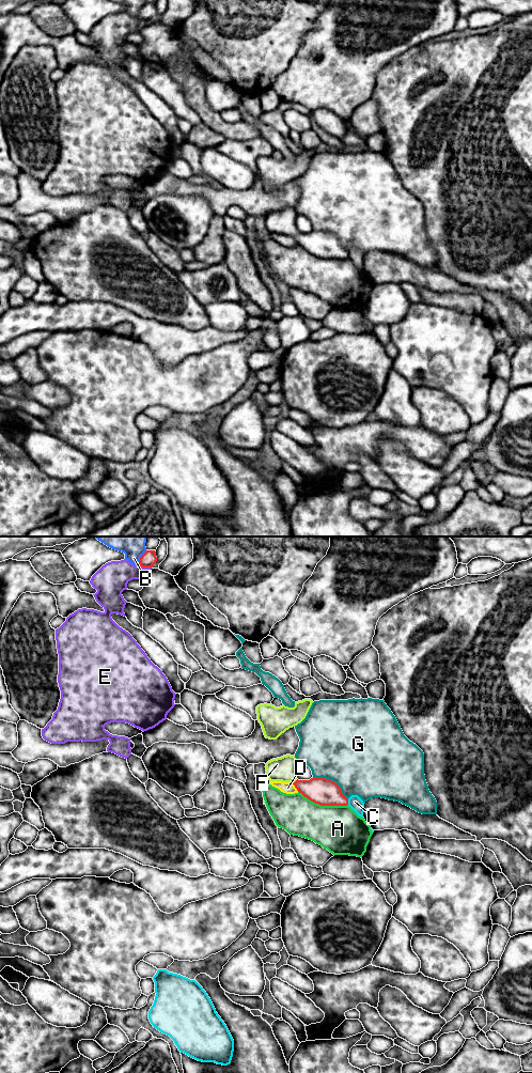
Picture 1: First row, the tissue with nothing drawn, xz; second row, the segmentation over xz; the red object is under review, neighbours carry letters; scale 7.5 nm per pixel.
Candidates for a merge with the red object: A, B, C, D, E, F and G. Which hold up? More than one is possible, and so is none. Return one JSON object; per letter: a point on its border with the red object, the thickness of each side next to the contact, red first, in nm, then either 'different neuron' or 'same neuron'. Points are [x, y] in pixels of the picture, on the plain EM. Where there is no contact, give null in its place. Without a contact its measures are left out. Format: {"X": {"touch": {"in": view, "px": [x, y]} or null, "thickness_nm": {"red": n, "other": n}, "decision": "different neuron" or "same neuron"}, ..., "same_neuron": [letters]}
{"A": {"touch": {"in": "xz", "px": [323, 258]}, "thickness_nm": {"red": 200, "other": 360}, "decision": "different neuron"}, "B": {"touch": {"in": "xz", "px": [140, 11]}, "thickness_nm": {"red": 110, "other": 110}, "decision": "different neuron"}, "C": {"touch": {"in": "xz", "px": [347, 254]}, "thickness_nm": {"red": 200, "other": 100}, "decision": "different neuron"}, "D": {"touch": {"in": "xz", "px": [295, 239]}, "thickness_nm": {"red": 200, "other": 90}, "decision": "different neuron"}, "E": {"touch": {"in": "xz", "px": [145, 19]}, "thickness_nm": {"red": 110, "other": 220}, "decision": "different neuron"}, "F": {"touch": {"in": "xz", "px": [295, 234]}, "thickness_nm": {"red": 200, "other": 180}, "decision": "same neuron"}, "G": {"touch": {"in": "xz", "px": [331, 233]}, "thickness_nm": {"red": 200, "other": 500}, "decision": "different neuron"}, "same_neuron": ["F"]}

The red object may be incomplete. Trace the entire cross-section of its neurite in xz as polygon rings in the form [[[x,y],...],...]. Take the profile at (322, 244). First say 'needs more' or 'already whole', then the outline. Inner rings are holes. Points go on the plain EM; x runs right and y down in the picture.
needs more; [[[291,207],[272,212],[266,216],[266,228],[270,234],[293,236],[299,246],[320,259],[348,258],[348,251],[342,247],[341,240],[332,233],[315,230],[310,233],[298,233],[297,216],[295,208]]]

